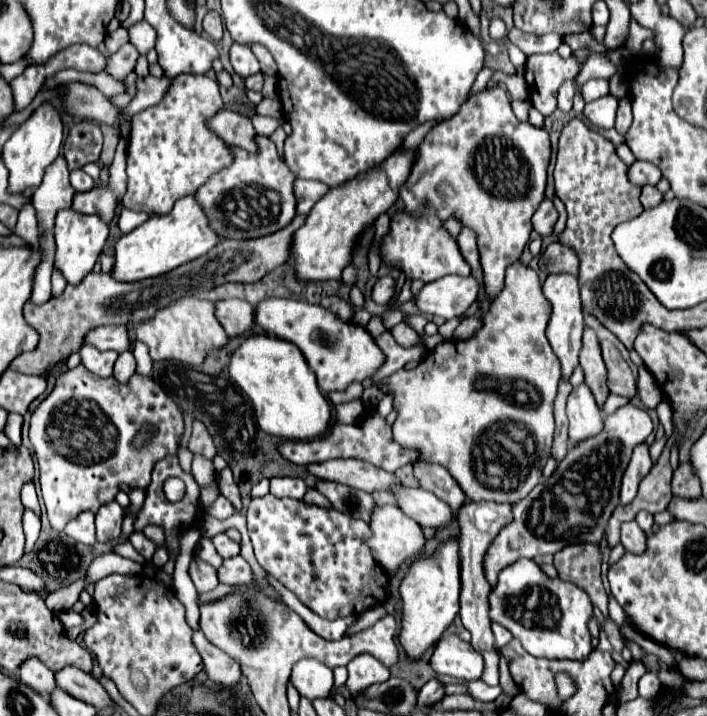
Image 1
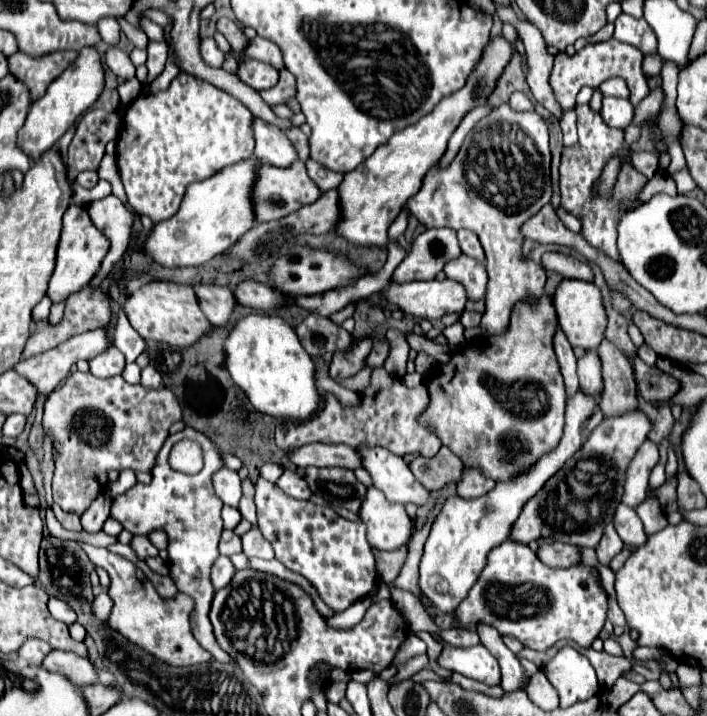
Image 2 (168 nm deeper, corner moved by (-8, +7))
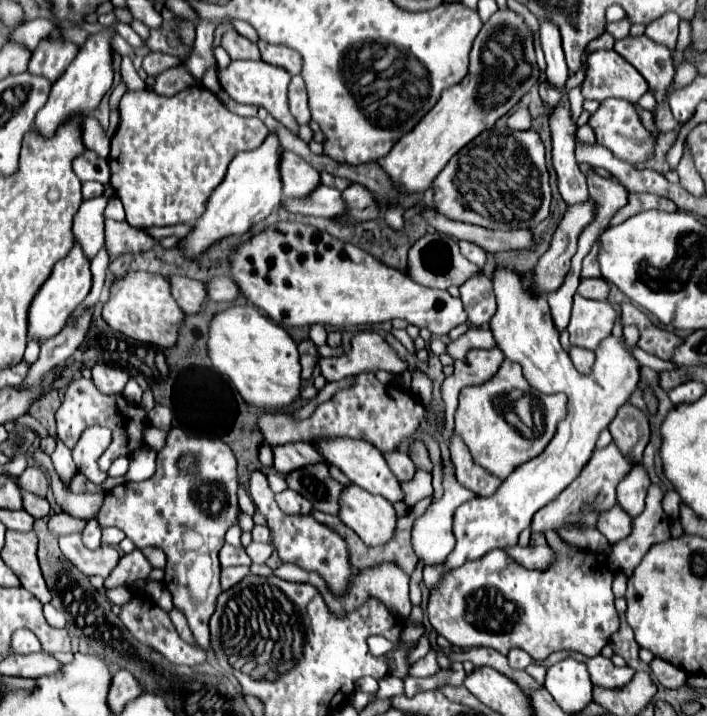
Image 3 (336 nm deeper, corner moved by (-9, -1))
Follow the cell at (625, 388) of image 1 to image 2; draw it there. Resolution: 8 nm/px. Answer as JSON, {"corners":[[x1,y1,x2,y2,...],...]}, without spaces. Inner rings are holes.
{"corners":[[635,358,635,382,639,394,647,402,655,402,655,406,671,400,681,388,681,382,677,378,661,372,657,366,647,366,641,358]]}

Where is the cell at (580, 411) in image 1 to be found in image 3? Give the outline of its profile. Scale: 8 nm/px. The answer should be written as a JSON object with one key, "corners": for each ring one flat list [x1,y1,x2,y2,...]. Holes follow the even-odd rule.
{"corners":[[572,346,572,348,570,348,570,358,572,358,572,362,574,362,574,366,576,366,576,370,578,370,580,374,590,374,596,356,594,356,594,352,590,352,590,350,582,350,582,348]]}

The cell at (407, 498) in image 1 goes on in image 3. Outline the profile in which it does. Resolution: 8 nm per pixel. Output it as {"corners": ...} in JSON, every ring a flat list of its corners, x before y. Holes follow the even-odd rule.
{"corners":[[336,438,336,440,322,440,316,444,316,448,322,450,322,456,326,458,326,462,330,462,330,466,338,466,356,486,368,490,370,494,384,496,392,504,404,500,404,490,402,490,398,478,394,478,392,470,388,468,384,454,370,442,352,440,352,438]]}

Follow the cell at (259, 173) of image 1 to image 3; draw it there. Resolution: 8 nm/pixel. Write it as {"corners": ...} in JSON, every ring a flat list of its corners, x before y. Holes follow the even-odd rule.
{"corners":[[320,184,310,198,302,198,302,202,282,202,286,212,304,214,304,216,322,216,322,218,336,218,344,214,344,202,338,190]]}

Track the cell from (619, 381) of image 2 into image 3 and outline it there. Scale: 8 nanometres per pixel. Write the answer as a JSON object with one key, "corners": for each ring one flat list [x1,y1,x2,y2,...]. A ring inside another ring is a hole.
{"corners":[[626,402,620,406,608,430,612,434,612,440,618,444,618,448,638,464,642,460,642,452,650,438,648,416,632,402]]}

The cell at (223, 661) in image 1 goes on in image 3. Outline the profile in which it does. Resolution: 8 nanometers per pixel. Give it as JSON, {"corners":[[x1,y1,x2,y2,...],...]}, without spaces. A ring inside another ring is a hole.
{"corners":[[172,428,168,432,166,446,158,452,156,474,144,482,126,482,112,488,96,514,98,524,120,528,126,538,134,542,136,548,158,546,164,550,168,564,164,584,172,592,174,606,180,608,188,620,192,636,202,650,210,650,208,620,214,614,216,598,222,594,220,588,220,562,218,550,224,544,224,534,236,524,236,458,226,442,214,436,194,436,184,434,182,428],[184,452,200,454,202,472,200,476,188,476,176,468,176,460],[200,554,208,554,212,560,214,580,210,582,208,596,202,604,196,604,188,594,188,570]]}

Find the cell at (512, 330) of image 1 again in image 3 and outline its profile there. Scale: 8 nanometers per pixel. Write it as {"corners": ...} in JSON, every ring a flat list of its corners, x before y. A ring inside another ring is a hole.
{"corners":[[504,360,500,370,480,386,468,386,460,390,460,400,456,408,456,424,454,434,458,434,468,446,476,464,504,480,512,474,520,464,536,458,544,452,548,442,556,432,558,420,566,416,566,396,564,394,542,394,534,390,522,374,522,366,512,360],[520,396,532,398,532,428,524,426,524,422,514,412,514,400]]}

